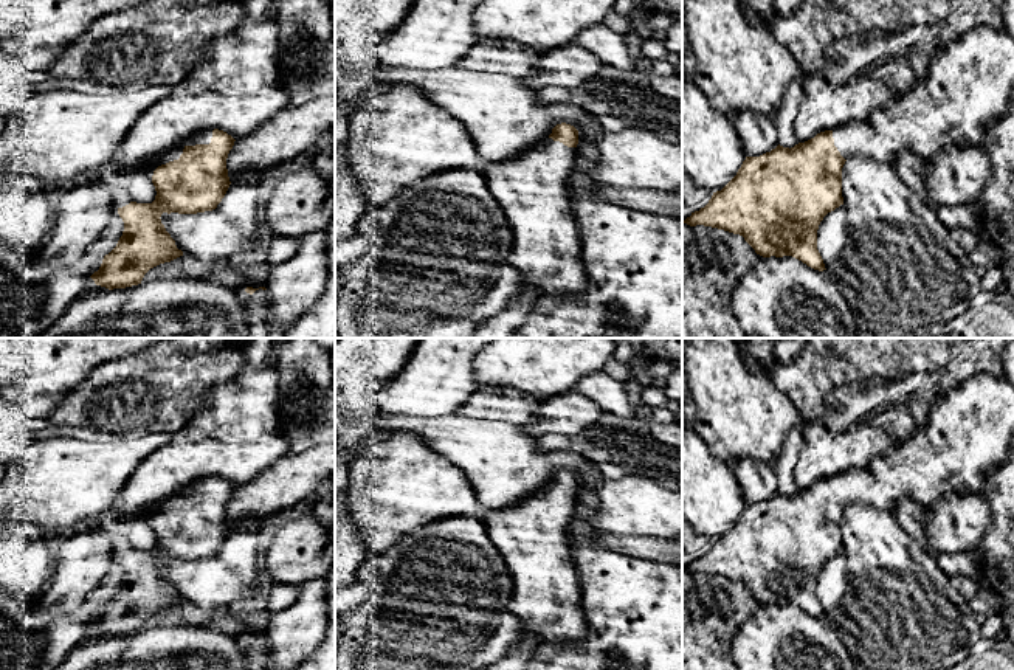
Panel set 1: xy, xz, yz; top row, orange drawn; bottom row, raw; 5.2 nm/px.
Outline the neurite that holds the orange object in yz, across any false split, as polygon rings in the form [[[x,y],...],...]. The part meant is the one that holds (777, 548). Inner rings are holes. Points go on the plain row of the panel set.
[[[978,372],[944,392],[935,402],[924,428],[918,430],[910,439],[893,445],[884,456],[873,459],[868,467],[820,479],[791,496],[778,492],[760,504],[746,504],[736,523],[721,538],[713,540],[709,551],[692,560],[684,571],[740,582],[763,605],[792,603],[808,614],[823,619],[826,616],[817,597],[817,577],[828,560],[843,552],[842,515],[850,504],[864,502],[893,513],[901,498],[927,507],[950,492],[978,493],[983,490],[989,475],[1005,462],[1012,437],[1014,385],[1005,375],[994,377],[988,372]]]

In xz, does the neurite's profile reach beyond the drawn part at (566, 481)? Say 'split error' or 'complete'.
split error

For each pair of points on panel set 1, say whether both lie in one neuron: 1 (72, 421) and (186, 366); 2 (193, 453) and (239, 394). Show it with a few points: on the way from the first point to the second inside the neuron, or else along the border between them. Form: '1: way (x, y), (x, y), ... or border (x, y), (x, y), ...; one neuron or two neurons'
1: way (101, 410), (118, 393), (157, 390); one neuron
2: way (206, 439), (234, 408); one neuron

